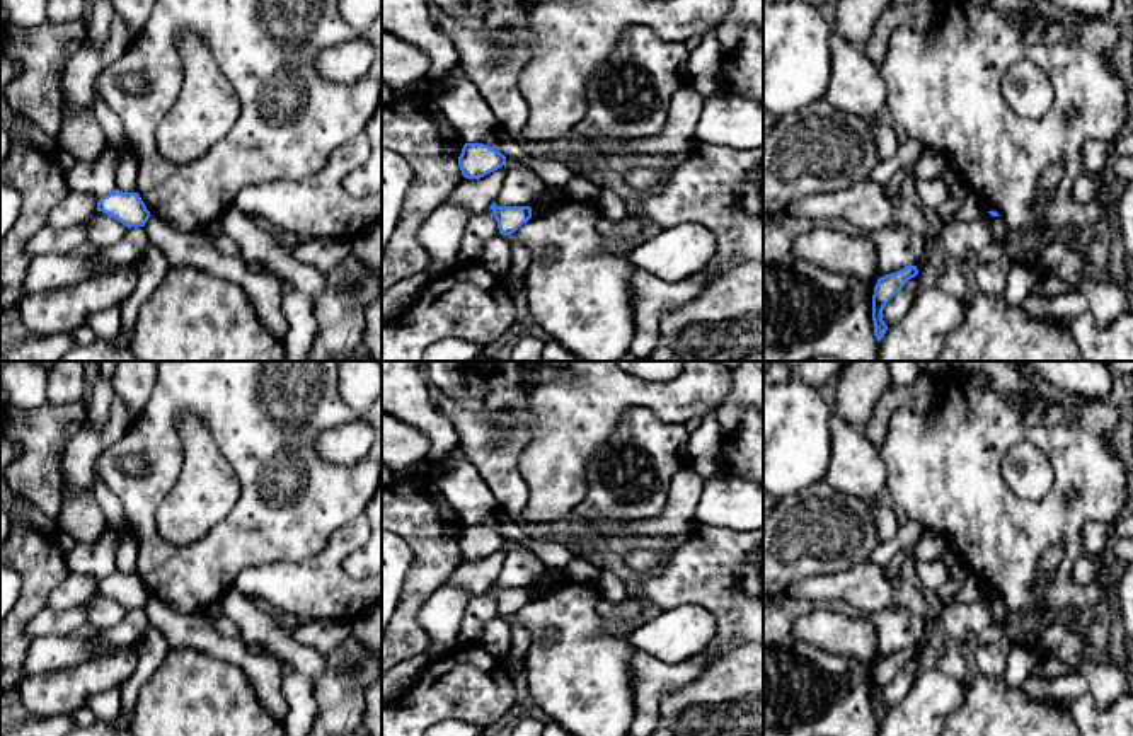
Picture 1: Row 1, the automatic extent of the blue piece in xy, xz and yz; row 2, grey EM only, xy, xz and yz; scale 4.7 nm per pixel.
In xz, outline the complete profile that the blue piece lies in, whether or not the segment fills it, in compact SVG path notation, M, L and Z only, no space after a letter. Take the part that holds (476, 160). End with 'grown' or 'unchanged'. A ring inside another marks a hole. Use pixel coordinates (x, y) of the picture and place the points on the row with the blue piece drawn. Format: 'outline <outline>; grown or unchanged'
outline M465 143L458 157L458 167L467 179L480 179L506 164L506 157L484 143Z; unchanged

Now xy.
outline M114 189L97 201L97 211L102 211L124 227L145 227L152 216L138 193L123 193Z; unchanged

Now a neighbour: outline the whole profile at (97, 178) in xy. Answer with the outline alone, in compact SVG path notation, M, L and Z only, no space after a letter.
M95 89L94 114L104 129L106 147L95 160L77 160L75 165L65 172L65 177L70 191L89 193L101 199L116 189L116 169L123 157L128 135L119 116L99 97Z

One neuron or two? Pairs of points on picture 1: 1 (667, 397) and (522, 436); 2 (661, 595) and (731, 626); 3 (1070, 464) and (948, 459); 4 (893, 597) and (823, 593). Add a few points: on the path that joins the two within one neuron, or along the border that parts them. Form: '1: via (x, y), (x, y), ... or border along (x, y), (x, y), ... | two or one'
1: border along (523, 419), (530, 442), (520, 455), (520, 474) | two
2: via (680, 593), (704, 593), (718, 607) | one
3: via (1040, 435), (978, 435) | one
4: via (876, 592), (840, 590) | one

